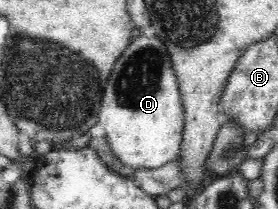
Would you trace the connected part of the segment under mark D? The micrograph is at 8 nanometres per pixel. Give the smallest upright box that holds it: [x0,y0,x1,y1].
[98,33,184,170]

